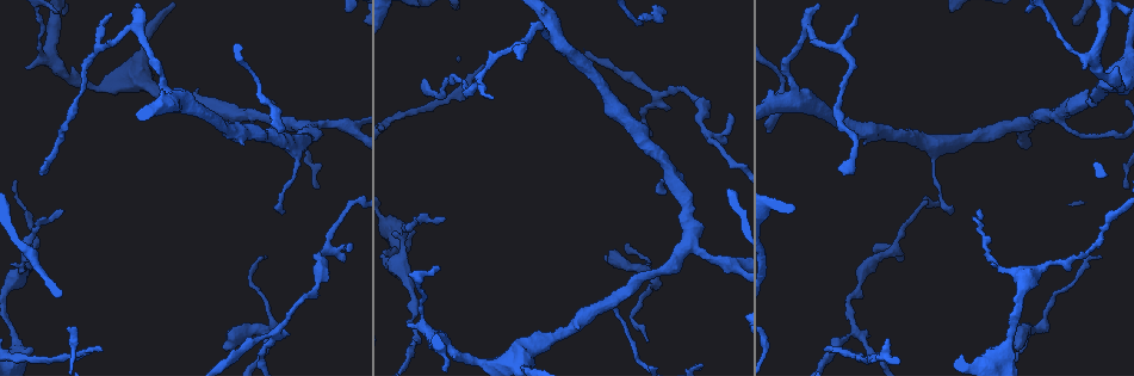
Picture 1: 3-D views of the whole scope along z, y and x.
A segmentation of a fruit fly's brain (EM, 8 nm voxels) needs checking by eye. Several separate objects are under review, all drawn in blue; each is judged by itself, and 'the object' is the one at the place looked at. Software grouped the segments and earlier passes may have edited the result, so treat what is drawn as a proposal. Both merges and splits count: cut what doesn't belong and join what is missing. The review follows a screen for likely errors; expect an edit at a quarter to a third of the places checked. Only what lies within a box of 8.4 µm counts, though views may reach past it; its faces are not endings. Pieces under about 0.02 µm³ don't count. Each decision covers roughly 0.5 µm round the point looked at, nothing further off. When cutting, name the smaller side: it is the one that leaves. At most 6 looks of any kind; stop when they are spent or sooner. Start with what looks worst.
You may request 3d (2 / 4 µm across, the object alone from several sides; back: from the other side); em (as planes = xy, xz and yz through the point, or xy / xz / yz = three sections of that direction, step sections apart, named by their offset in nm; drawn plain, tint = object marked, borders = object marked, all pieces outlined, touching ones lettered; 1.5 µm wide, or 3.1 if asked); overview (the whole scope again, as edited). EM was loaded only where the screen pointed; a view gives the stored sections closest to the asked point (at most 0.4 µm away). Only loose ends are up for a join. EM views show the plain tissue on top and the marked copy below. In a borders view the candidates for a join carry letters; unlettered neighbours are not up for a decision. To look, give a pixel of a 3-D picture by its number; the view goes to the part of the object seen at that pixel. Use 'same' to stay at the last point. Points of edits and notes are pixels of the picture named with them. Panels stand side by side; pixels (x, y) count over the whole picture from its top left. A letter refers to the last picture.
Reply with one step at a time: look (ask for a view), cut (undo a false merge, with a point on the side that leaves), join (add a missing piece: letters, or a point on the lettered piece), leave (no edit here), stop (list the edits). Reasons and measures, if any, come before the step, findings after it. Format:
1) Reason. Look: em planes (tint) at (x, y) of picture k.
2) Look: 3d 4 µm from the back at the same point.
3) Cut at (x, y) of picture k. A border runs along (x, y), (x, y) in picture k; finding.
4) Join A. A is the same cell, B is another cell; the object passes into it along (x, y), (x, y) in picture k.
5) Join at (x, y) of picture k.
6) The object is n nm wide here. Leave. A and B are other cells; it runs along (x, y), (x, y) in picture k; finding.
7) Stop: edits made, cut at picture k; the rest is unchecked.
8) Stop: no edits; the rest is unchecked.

Thin end. Look: em xy step 4 (borders) at (824, 349) of picture 1.

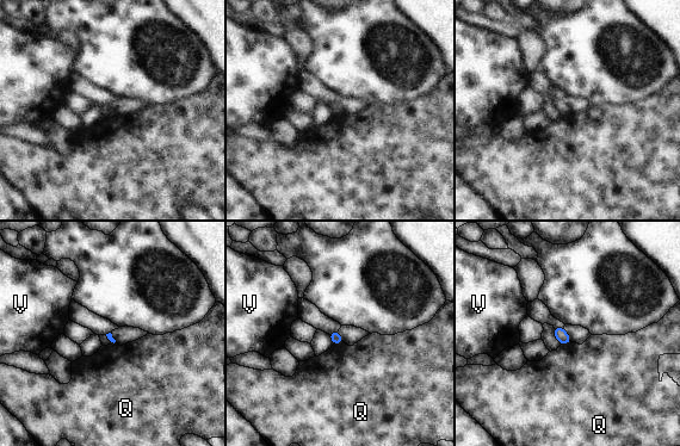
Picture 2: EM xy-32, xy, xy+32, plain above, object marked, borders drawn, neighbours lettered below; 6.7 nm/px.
Leave. Q and V are other cells; a border runs along (572, 341), (561, 345) in picture 2; none of them fits.

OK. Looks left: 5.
Tapers out. Look: 3d 4 µm at (977, 211) of picture 1.

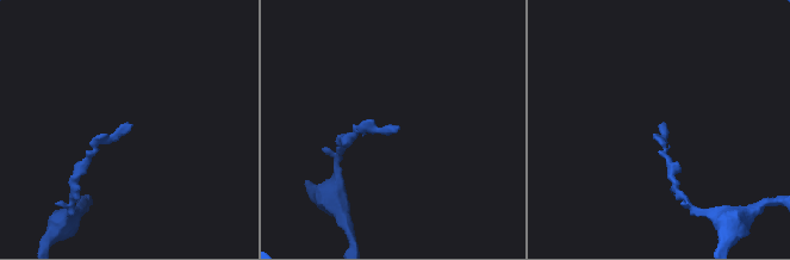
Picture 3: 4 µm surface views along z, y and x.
Now the EM. Look: em planes (tint) at (131, 126) of picture 3.

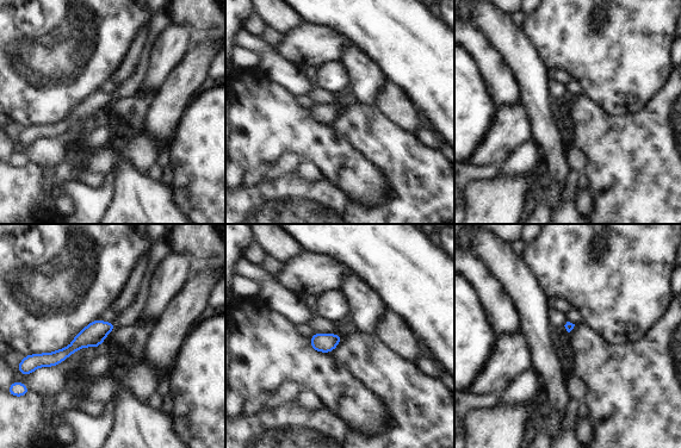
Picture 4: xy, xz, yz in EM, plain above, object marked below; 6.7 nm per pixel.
See the neighbours. Look: em planes (borders) at the same point.

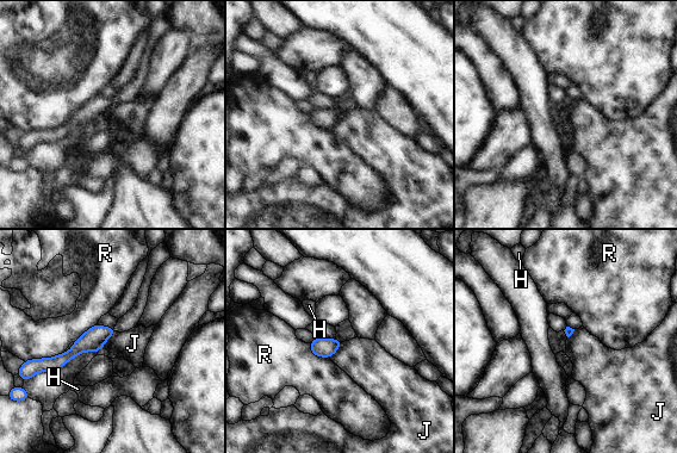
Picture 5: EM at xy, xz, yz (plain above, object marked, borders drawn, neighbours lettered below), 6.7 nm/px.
Leave. H, J and R are other cells; a border runs along (116, 332), (97, 352) in picture 5; no lettered piece goes on from it.

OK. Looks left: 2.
Stop: no edits; the rest is unchecked.

